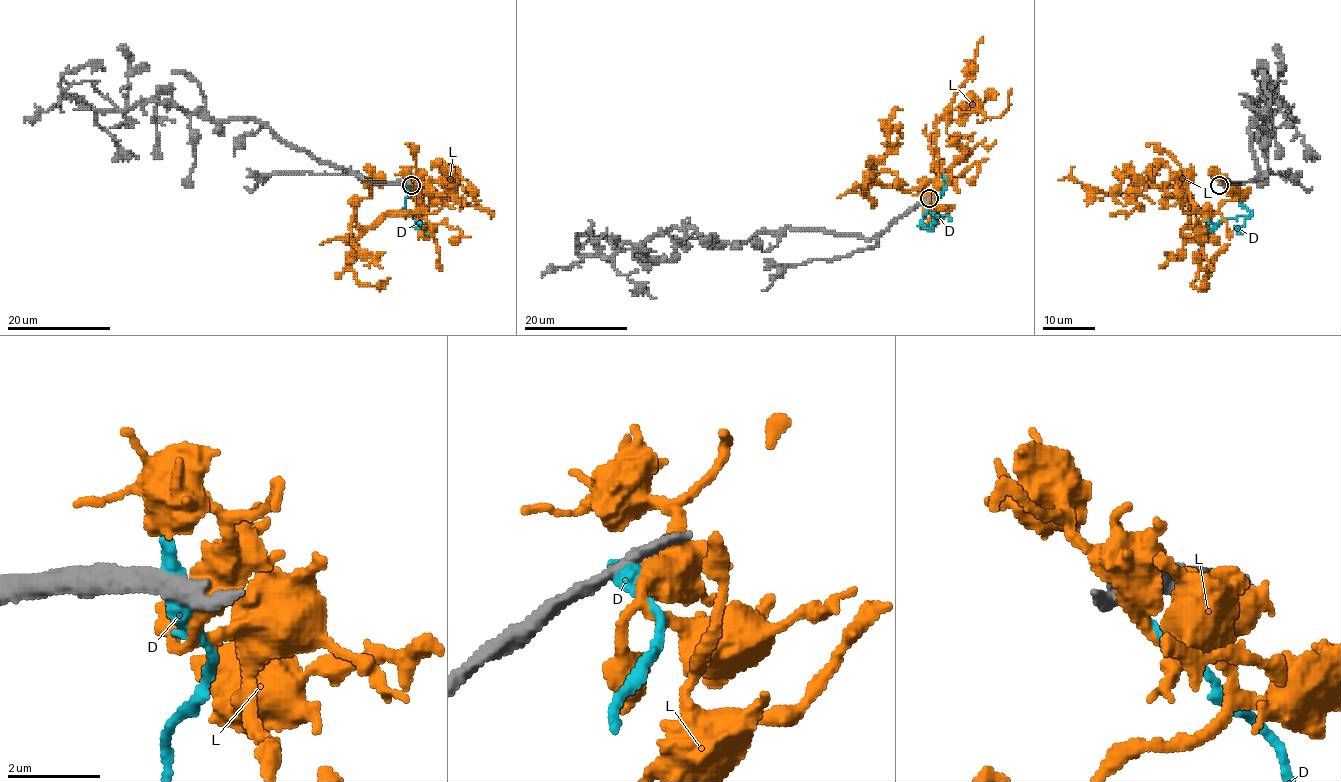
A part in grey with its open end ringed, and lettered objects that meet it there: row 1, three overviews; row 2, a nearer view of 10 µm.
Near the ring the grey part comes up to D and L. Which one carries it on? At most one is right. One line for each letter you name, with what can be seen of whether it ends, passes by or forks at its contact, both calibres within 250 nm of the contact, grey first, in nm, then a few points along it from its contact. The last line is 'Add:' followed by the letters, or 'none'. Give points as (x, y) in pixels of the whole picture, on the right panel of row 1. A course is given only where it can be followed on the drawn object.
Add: none

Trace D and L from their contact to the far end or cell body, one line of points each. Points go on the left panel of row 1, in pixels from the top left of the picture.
D: (406, 182), (409, 195), (403, 208), (420, 219), (428, 229), (425, 233)
L: (408, 184), (415, 189), (417, 213), (387, 213), (352, 242), (355, 204), (369, 195), (372, 181), (384, 181)

